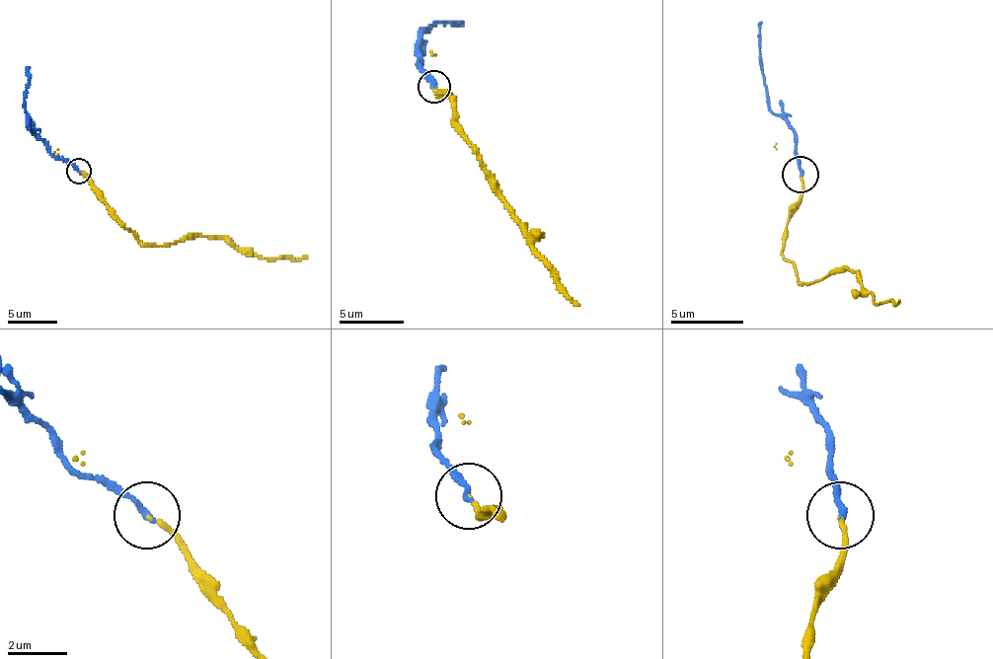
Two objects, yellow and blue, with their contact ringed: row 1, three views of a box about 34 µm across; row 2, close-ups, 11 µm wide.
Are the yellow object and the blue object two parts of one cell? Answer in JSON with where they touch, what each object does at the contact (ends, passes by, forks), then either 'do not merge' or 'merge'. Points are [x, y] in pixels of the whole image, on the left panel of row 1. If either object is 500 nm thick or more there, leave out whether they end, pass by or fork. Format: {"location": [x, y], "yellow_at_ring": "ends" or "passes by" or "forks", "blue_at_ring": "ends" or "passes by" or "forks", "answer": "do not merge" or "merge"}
{"location": [78, 171], "yellow_at_ring": "ends", "blue_at_ring": "ends", "answer": "do not merge"}

